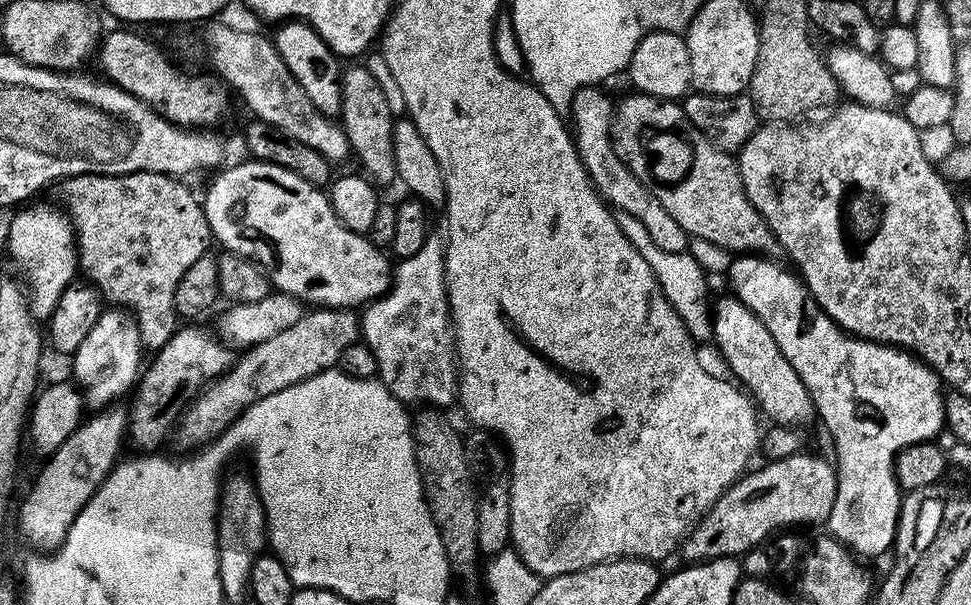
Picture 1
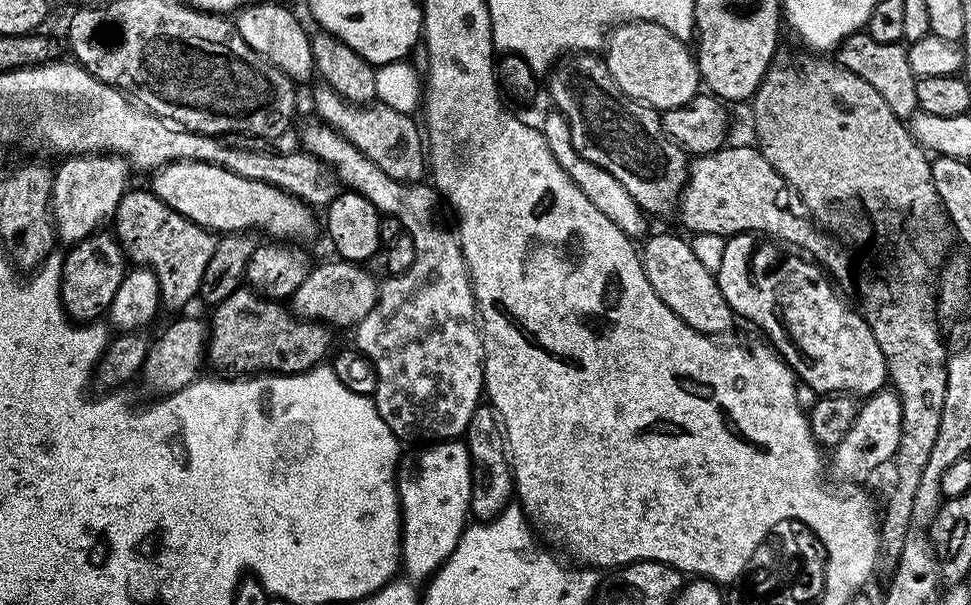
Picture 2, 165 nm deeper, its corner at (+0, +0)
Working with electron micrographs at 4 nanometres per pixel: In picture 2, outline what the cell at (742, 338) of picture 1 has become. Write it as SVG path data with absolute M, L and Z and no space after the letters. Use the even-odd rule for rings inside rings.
M660 232L657 236L649 235L643 244L640 261L644 264L646 278L650 286L654 286L658 298L662 298L662 302L682 318L682 322L713 338L719 337L719 332L731 330L734 321L732 307L726 302L715 275L698 262L687 239L683 240L672 232Z

